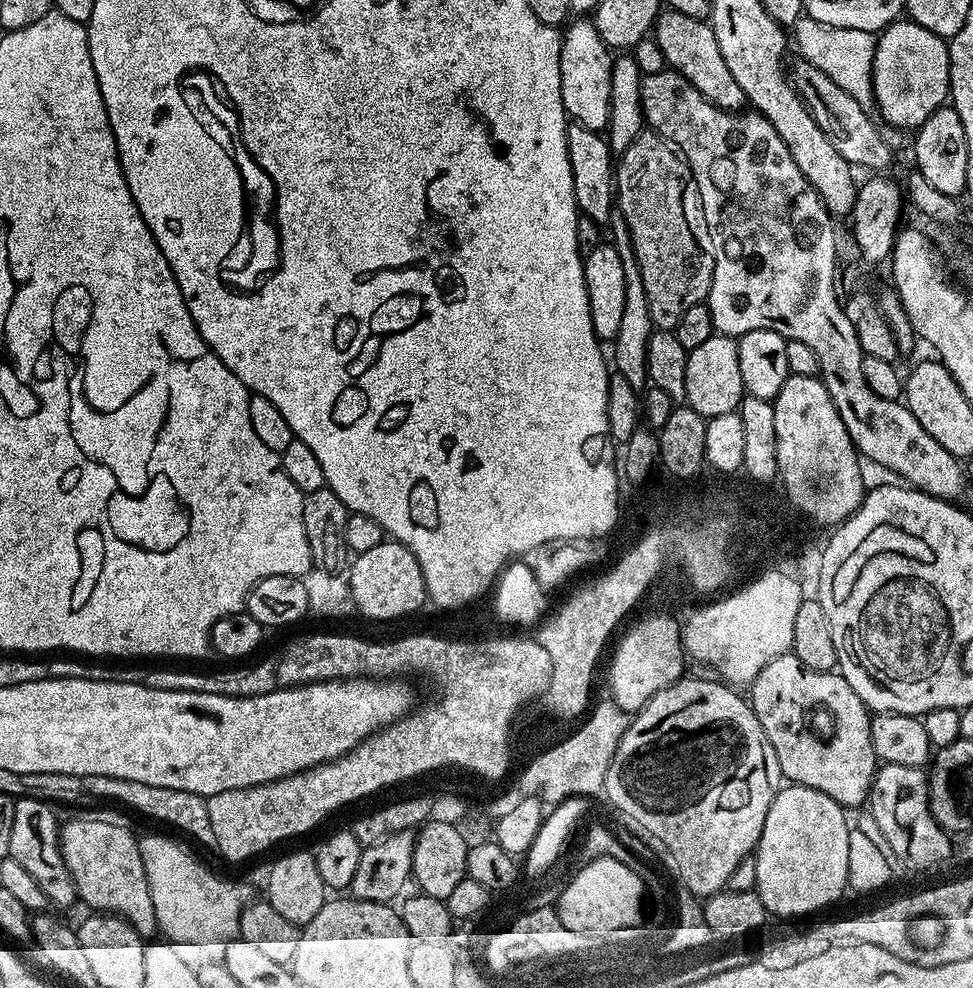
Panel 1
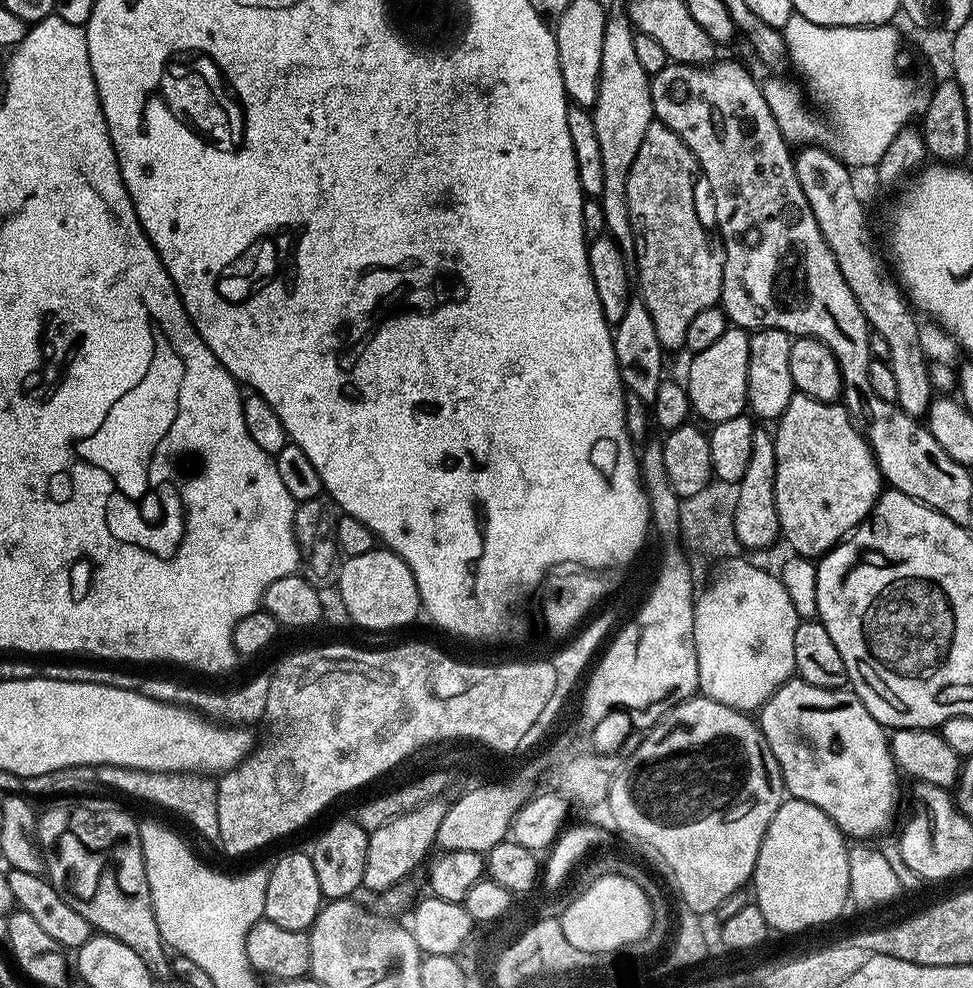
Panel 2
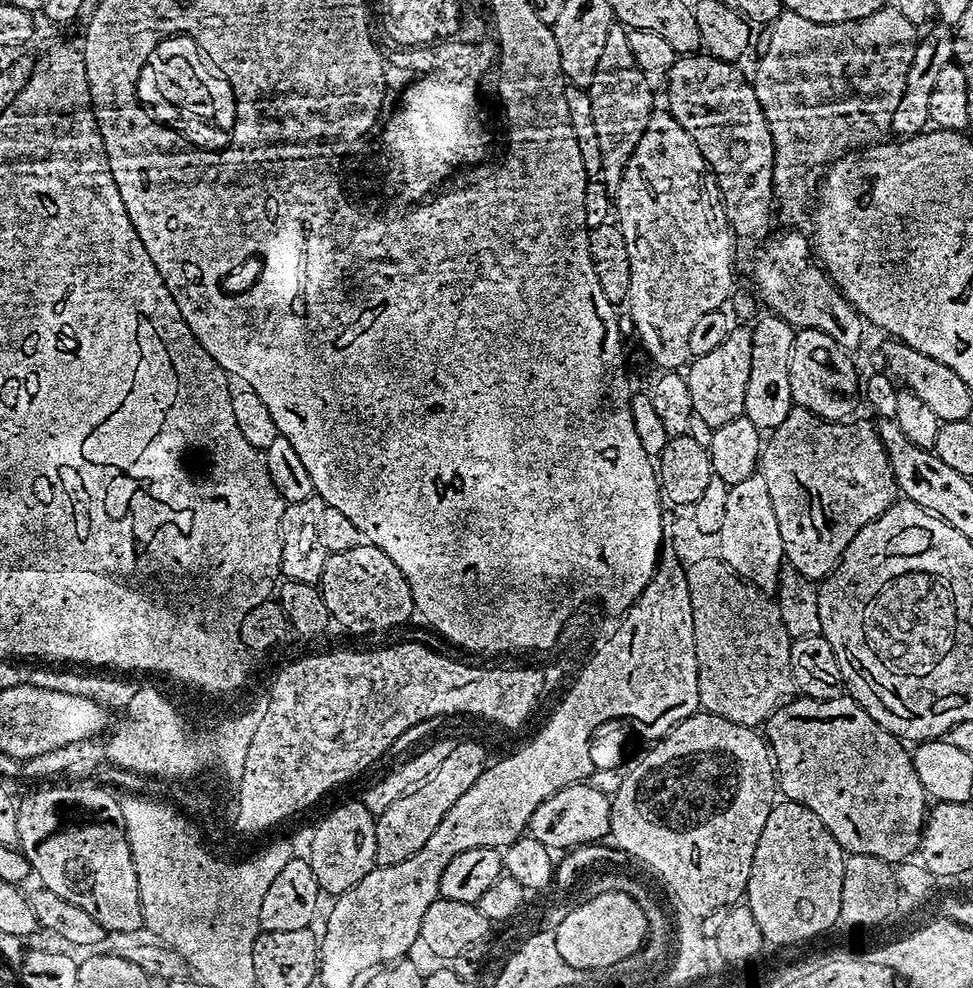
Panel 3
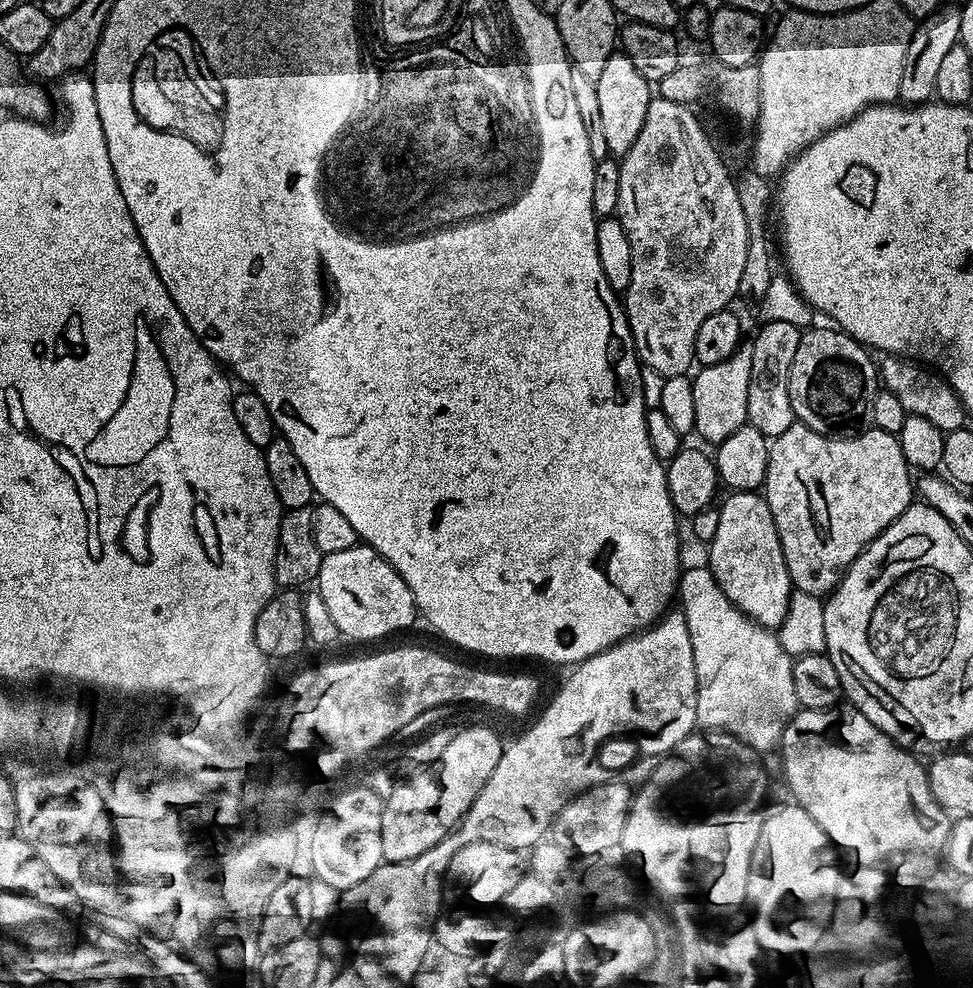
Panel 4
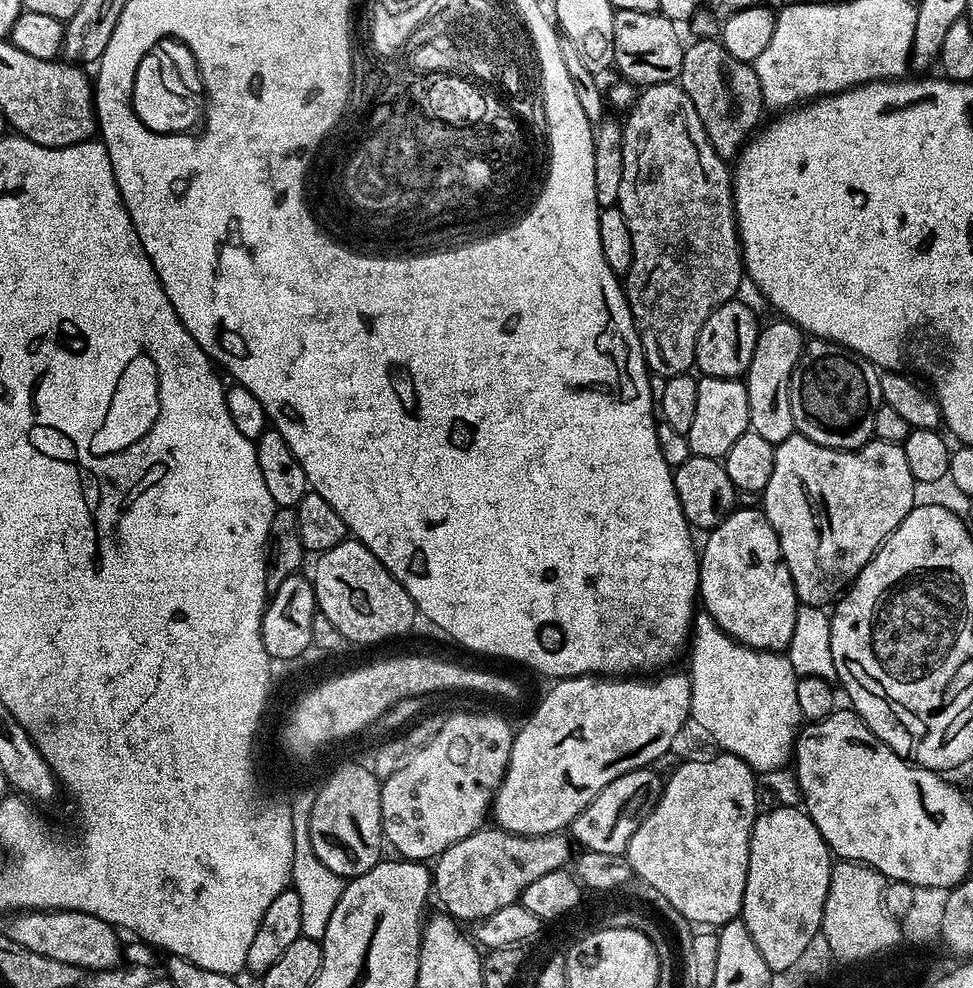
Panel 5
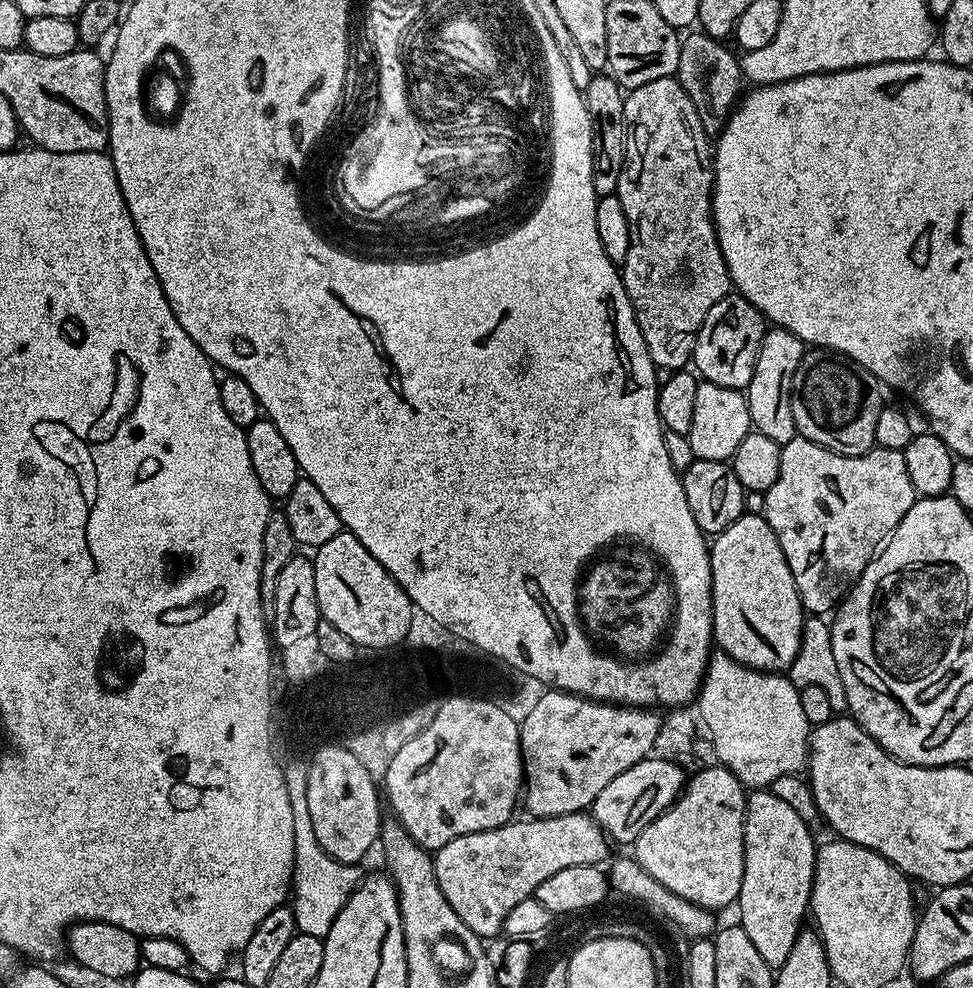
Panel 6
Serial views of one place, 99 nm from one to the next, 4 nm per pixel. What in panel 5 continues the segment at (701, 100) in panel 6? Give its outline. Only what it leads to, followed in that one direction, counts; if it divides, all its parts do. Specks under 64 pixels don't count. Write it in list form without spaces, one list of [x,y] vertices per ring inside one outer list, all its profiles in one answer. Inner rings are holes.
[[[704,38],[692,44],[690,42],[685,47],[678,83],[694,103],[698,118],[702,120],[703,129],[706,130],[706,136],[710,139],[714,152],[725,162],[733,161],[739,155],[741,146],[761,123],[760,114],[764,112],[761,87],[755,67],[734,58],[717,39]]]

